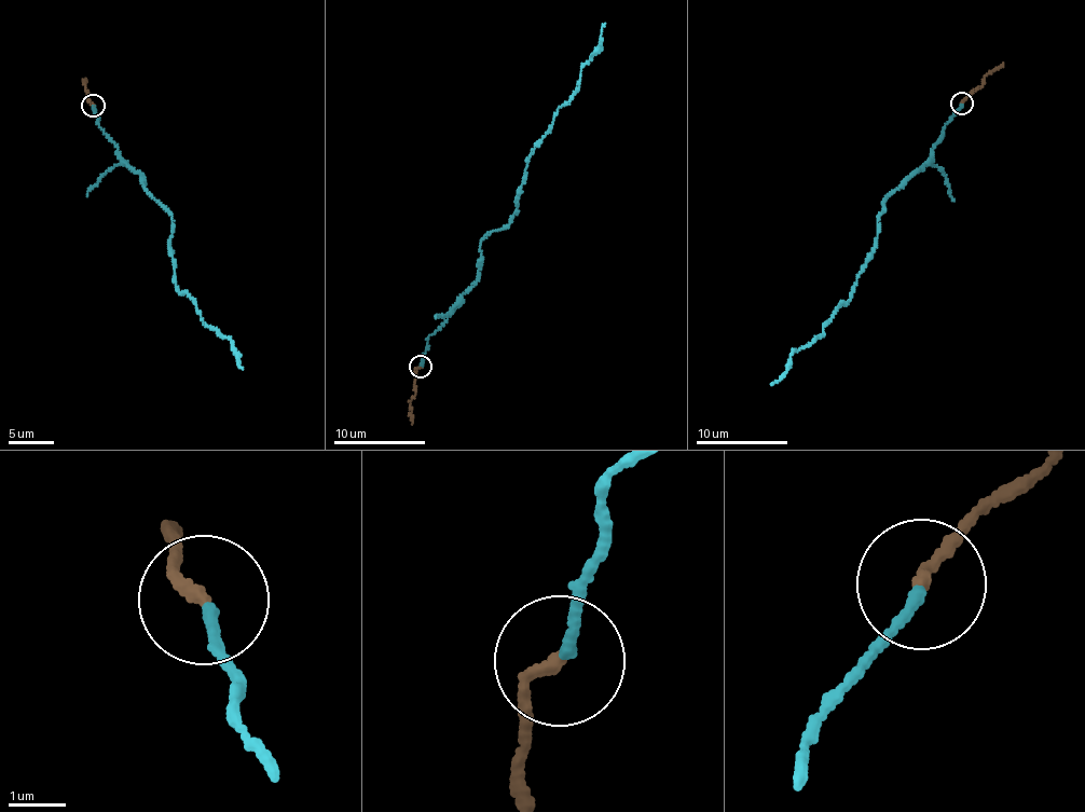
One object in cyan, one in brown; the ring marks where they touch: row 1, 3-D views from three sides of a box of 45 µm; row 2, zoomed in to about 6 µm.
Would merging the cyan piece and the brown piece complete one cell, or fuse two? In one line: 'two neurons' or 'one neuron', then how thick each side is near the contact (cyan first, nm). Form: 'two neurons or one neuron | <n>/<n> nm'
two neurons | 180/200 nm

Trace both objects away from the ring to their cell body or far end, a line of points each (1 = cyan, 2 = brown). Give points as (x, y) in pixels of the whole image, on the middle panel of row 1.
1: (421, 366), (429, 334), (477, 280), (481, 242), (512, 218), (532, 152), (579, 84), (605, 23)
2: (420, 367), (411, 400), (412, 424)

